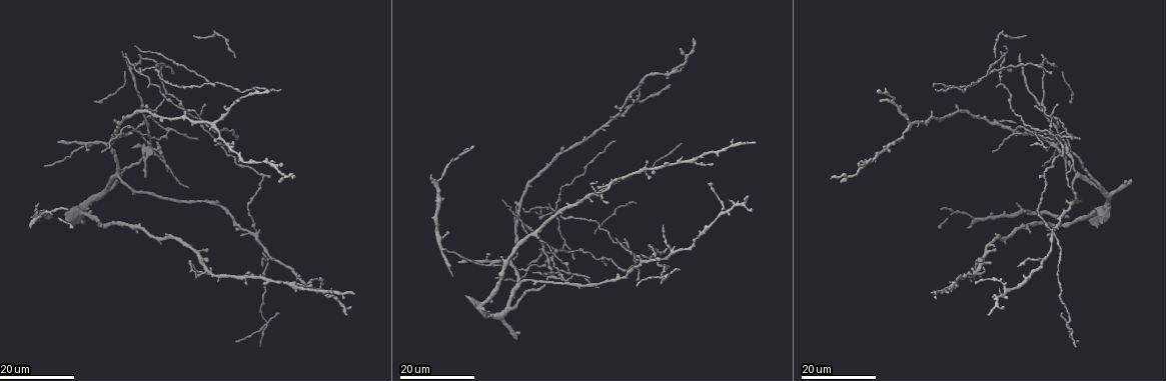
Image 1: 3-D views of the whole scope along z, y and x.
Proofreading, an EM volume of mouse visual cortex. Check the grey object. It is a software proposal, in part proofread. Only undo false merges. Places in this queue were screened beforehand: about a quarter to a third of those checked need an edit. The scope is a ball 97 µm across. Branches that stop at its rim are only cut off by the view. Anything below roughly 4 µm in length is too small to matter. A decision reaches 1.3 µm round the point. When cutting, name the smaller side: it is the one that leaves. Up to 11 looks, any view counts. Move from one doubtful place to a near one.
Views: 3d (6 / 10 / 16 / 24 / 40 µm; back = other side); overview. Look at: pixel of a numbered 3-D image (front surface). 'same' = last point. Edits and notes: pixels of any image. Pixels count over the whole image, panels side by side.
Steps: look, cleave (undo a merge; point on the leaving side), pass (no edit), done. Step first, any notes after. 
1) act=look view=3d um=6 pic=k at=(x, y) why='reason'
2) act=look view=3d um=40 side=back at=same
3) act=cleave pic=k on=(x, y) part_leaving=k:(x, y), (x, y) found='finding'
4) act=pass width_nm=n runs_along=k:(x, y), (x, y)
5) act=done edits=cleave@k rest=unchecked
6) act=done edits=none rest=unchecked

act=look view=3d um=16 pic=1 at=(1042, 144) why='two arms in line, one across'

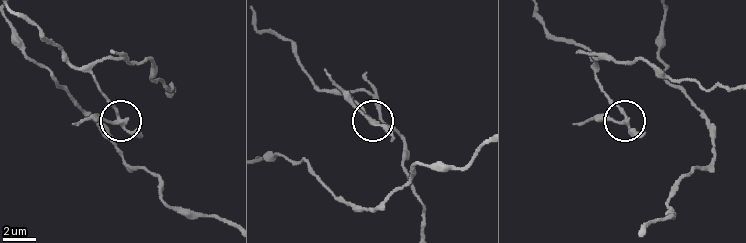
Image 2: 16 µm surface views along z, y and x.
act=look view=3d um=10 pic=2 at=(625, 117) why='zoom in'

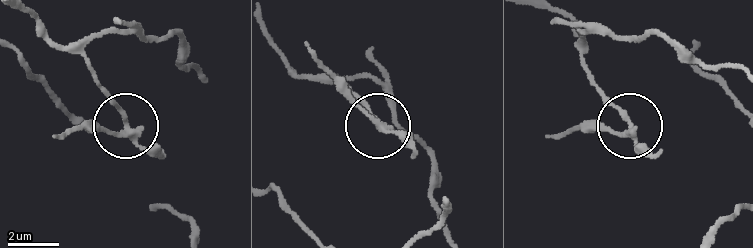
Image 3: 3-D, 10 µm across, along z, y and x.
act=pass found='all the same neuron'

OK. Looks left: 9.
act=look view=3d um=24 pic=1 at=(597, 259) why='three-way junction'

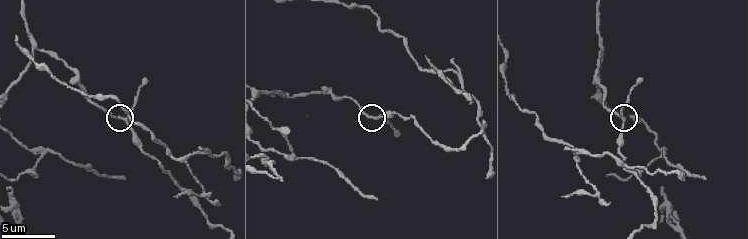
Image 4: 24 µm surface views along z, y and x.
act=look view=3d um=10 pic=4 at=(126, 119)

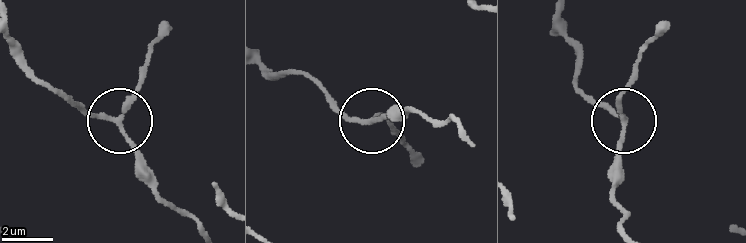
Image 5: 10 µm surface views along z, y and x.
act=pass side_arm_um=5 runs_along=5:(567, 43), (576, 84), (623, 118), (619, 101), (632, 64) found='all the same neuron'

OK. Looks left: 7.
act=look view=3d um=24 pic=1 at=(149, 148)

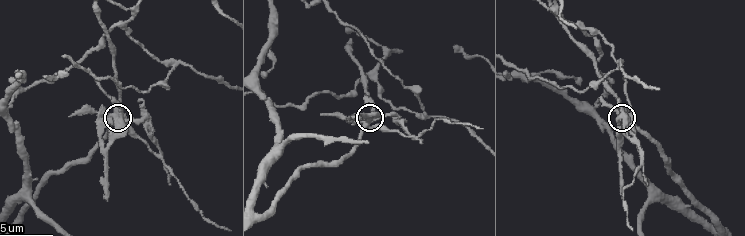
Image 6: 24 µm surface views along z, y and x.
act=look view=3d um=10 pic=6 at=(122, 119) why='zoom in'

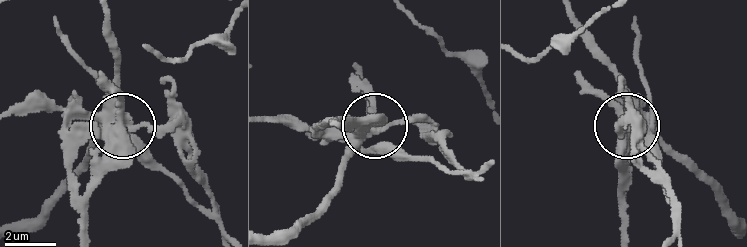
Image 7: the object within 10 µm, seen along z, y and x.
act=cleave pic=7 on=(641, 80) width_nm=440 found='a second neuron is stuck on'

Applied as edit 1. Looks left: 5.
act=look view=3d um=10 pic=6 at=(174, 69) why='four arms meet'

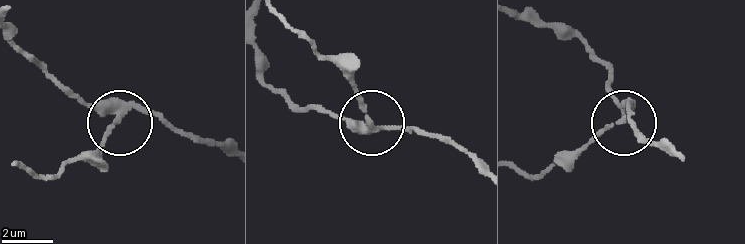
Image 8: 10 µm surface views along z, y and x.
act=pass side_arm_um=10 runs_along=8:(264, 77), (309, 110), (443, 135) found='continuous, no second neuron'

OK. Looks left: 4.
act=look view=3d um=24 pic=1 at=(1038, 66) why='two arms in line, one across'

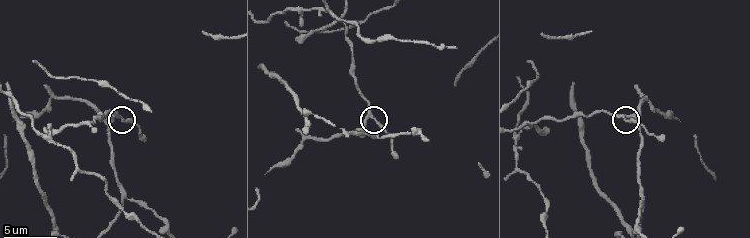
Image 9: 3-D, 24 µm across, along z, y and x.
act=look view=3d um=6 pic=9 at=(620, 118)

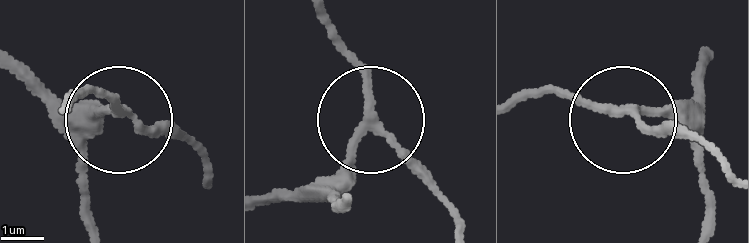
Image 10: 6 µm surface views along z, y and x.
act=pass arms=3 found='all the same neuron'

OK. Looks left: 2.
act=done edits=cleave@7 rest=unchecked

